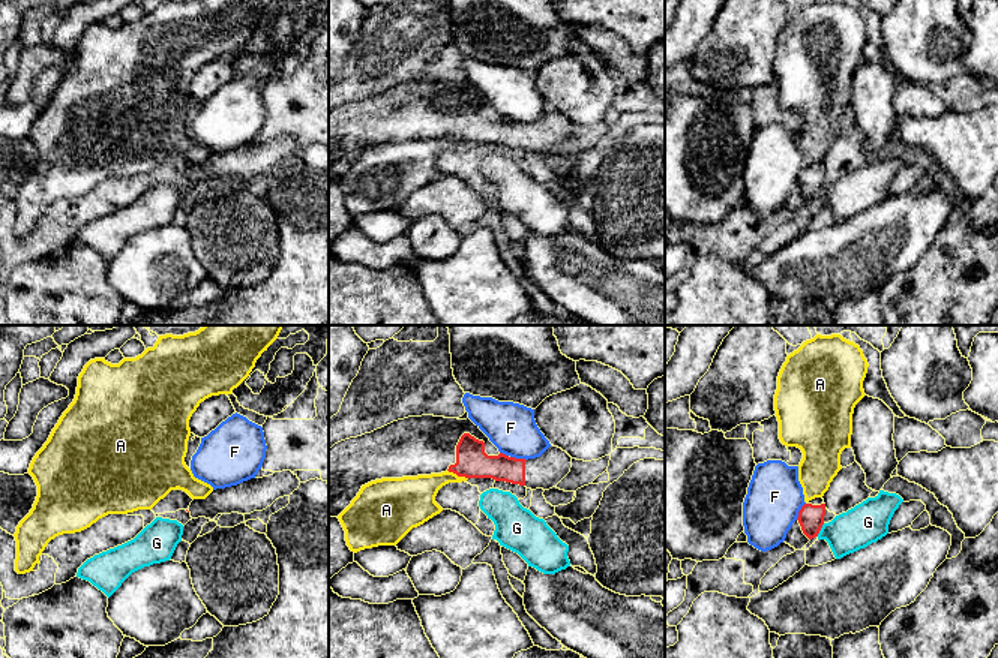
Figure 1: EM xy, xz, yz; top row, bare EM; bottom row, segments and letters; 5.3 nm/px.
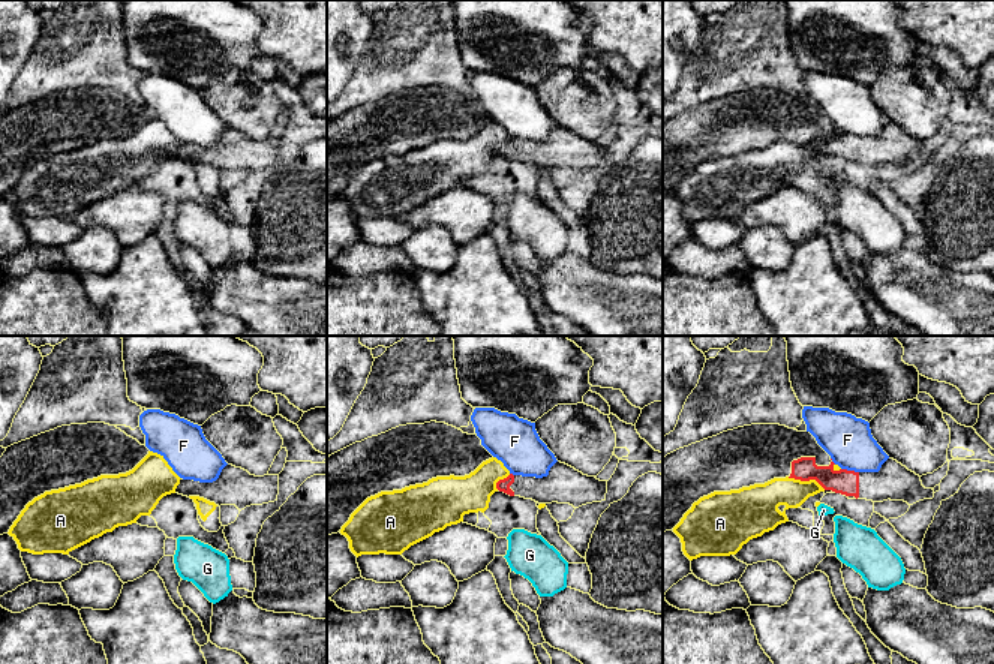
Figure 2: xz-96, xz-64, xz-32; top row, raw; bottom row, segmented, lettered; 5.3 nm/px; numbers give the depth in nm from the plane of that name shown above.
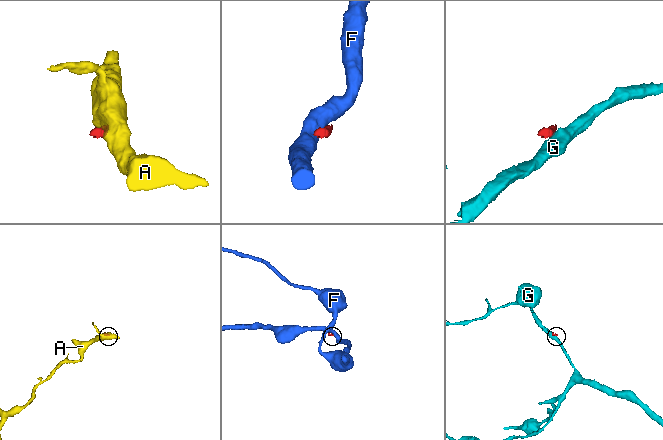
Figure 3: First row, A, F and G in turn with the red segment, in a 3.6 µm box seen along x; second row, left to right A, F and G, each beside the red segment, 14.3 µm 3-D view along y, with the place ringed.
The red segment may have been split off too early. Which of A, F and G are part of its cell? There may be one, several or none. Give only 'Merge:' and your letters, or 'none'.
Merge: none

